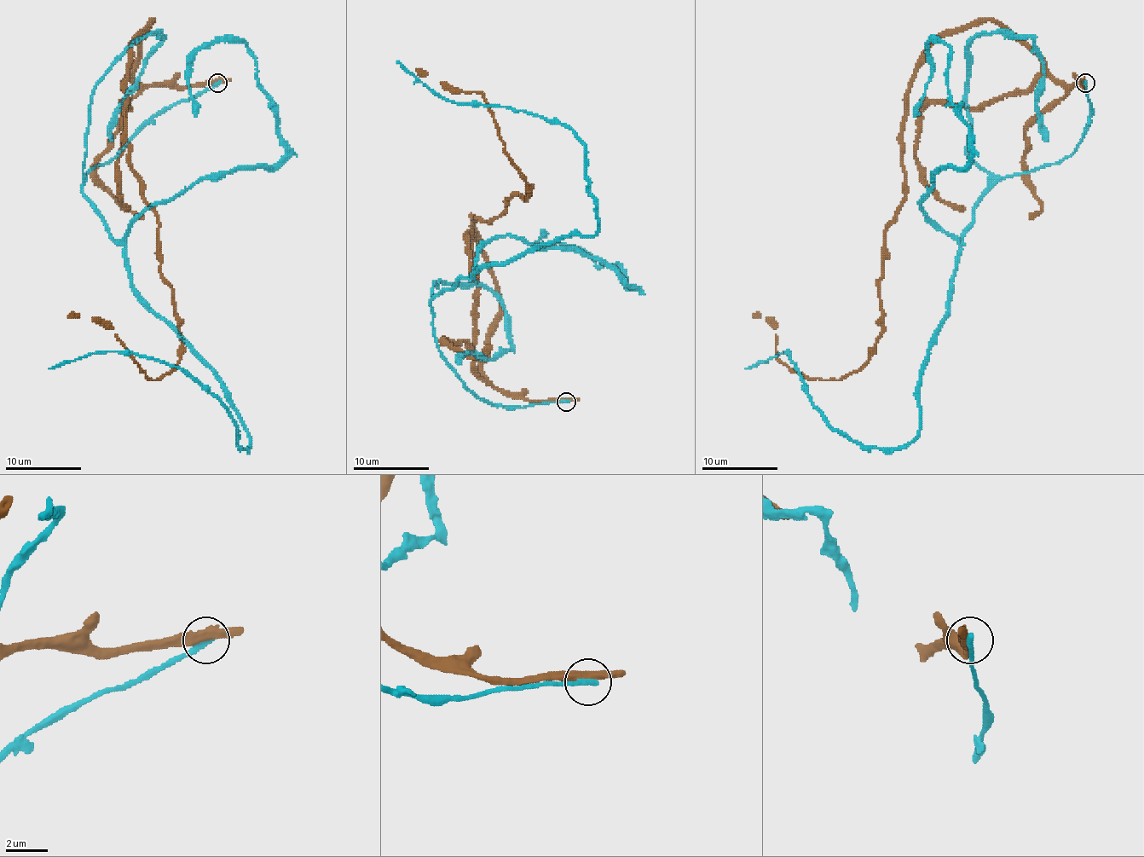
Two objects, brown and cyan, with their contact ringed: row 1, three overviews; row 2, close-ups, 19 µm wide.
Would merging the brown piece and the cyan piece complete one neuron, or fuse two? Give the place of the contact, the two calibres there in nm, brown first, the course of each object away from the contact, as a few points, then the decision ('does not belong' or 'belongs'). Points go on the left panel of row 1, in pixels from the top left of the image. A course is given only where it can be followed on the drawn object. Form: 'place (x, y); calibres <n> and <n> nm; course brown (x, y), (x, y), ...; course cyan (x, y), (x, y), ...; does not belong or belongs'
place (217, 83); calibres 420 and 360 nm; course brown (217, 83), (143, 86), (141, 29), (128, 165), (181, 359), (149, 378), (67, 315); course cyan (217, 83), (164, 107), (83, 194), (247, 448), (176, 367), (103, 351), (49, 368); does not belong

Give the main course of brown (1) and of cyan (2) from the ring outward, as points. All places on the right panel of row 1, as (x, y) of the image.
1: (1084, 83), (1067, 86), (990, 20), (948, 29), (908, 92), (875, 351), (840, 379), (807, 378), (753, 315)
2: (1086, 83), (1082, 141), (976, 205), (908, 444), (863, 448), (832, 427), (787, 351), (745, 368)

